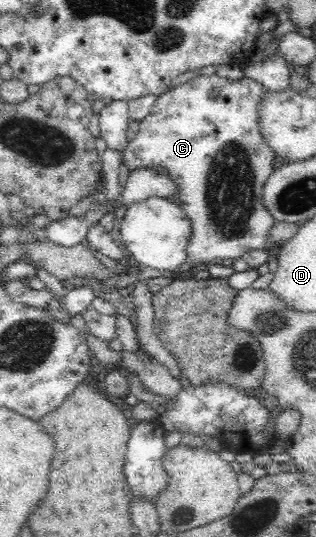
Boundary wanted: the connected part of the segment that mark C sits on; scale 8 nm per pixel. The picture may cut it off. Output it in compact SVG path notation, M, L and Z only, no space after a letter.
M201 74L196 79L191 79L186 83L171 86L168 91L164 91L162 95L156 96L156 101L150 109L150 113L144 116L144 119L139 121L138 135L134 137L127 145L126 153L124 154L124 162L130 168L130 171L139 168L154 168L160 166L168 171L168 178L176 184L176 199L180 209L184 215L190 220L190 239L186 243L186 263L188 265L212 264L212 263L230 263L238 258L244 257L249 251L262 250L268 242L268 234L272 226L275 224L275 219L268 212L266 204L264 204L263 187L268 177L276 171L273 166L276 154L272 152L272 148L268 146L268 142L262 138L261 127L259 126L259 105L263 97L270 92L264 85L246 77L240 79L228 79L213 75Z

